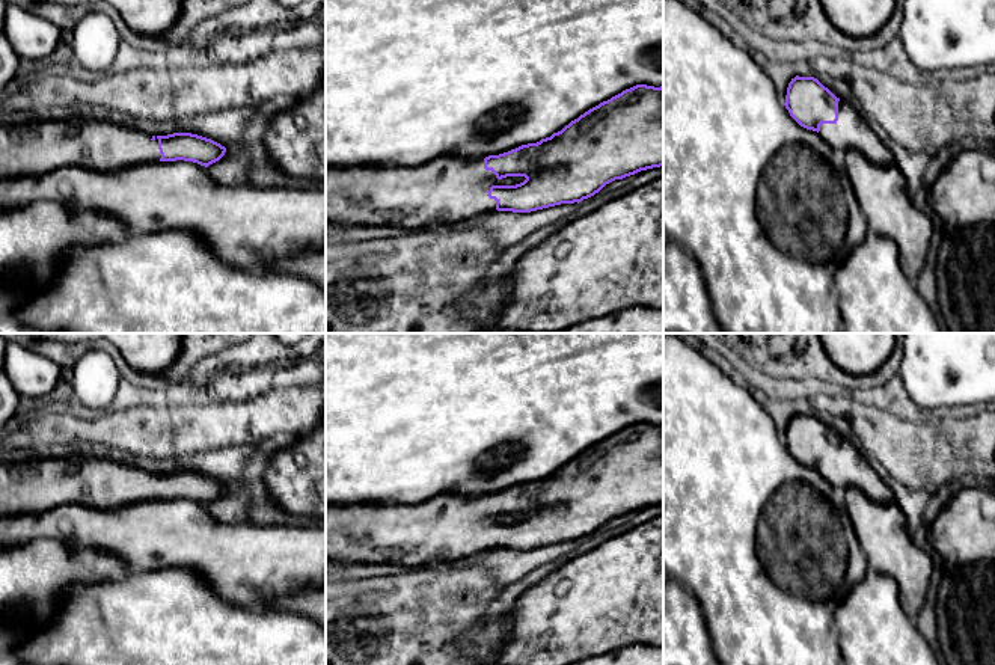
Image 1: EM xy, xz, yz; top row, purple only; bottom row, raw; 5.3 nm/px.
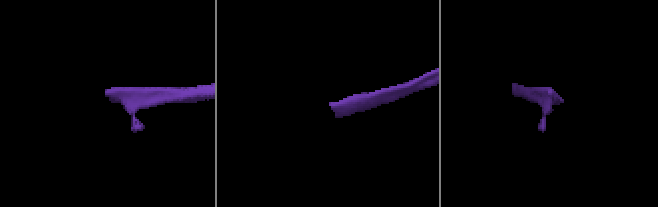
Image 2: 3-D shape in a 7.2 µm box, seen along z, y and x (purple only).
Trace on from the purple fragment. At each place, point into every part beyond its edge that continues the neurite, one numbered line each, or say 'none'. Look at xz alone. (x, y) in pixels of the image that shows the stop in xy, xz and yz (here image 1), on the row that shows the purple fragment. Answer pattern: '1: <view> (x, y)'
1: xz (448, 190)

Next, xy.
1: xy (47, 142)

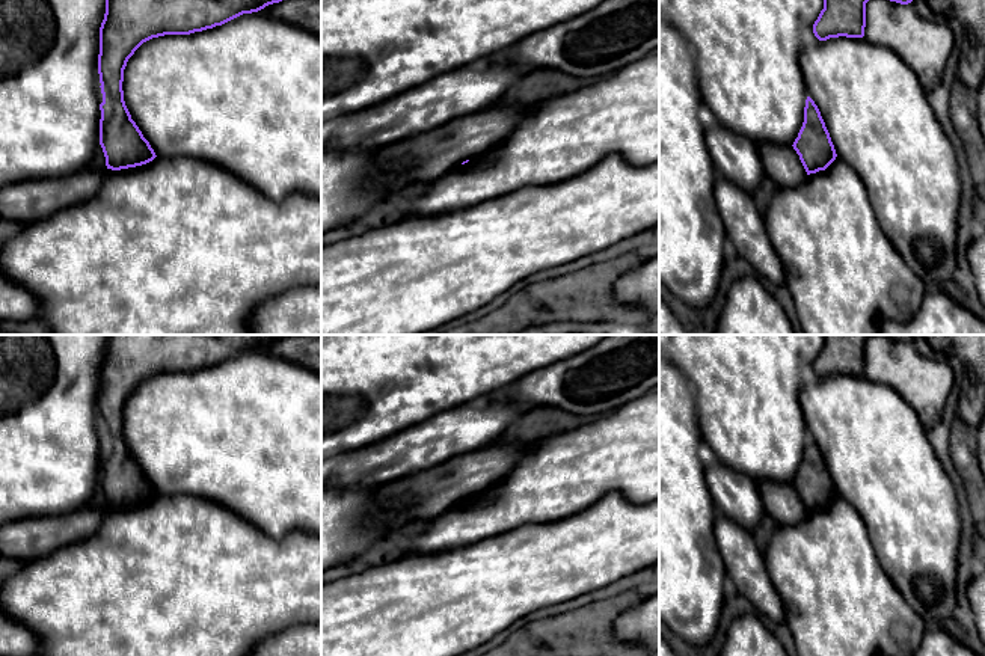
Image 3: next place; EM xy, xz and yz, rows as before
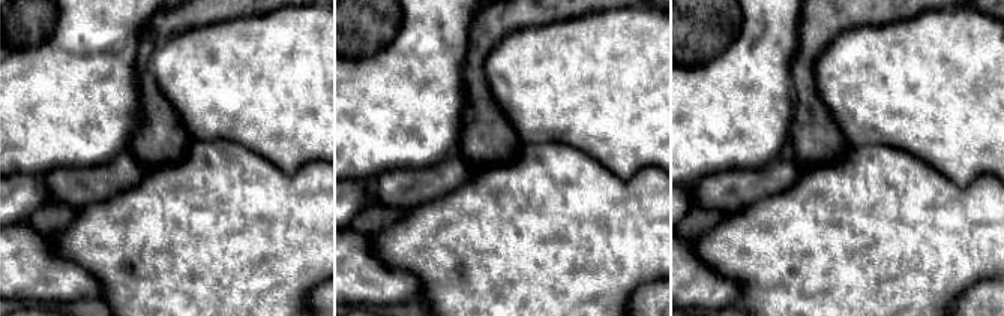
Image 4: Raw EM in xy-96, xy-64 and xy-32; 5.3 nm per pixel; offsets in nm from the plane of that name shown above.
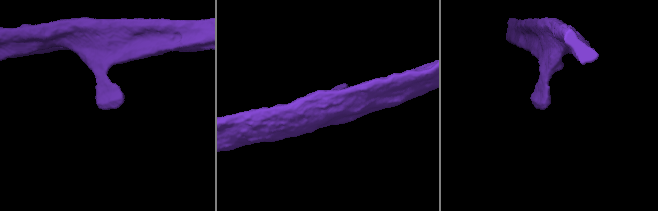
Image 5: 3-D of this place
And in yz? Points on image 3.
none

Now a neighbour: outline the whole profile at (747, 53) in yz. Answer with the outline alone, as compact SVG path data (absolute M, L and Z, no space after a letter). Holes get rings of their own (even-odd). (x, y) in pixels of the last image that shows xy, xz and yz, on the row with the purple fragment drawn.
M659 0L659 17L671 23L689 42L695 57L697 83L701 101L712 110L717 121L732 131L748 137L751 142L768 142L780 146L793 145L804 122L804 107L809 97L802 77L801 36L804 26L812 26L824 9L824 0Z

